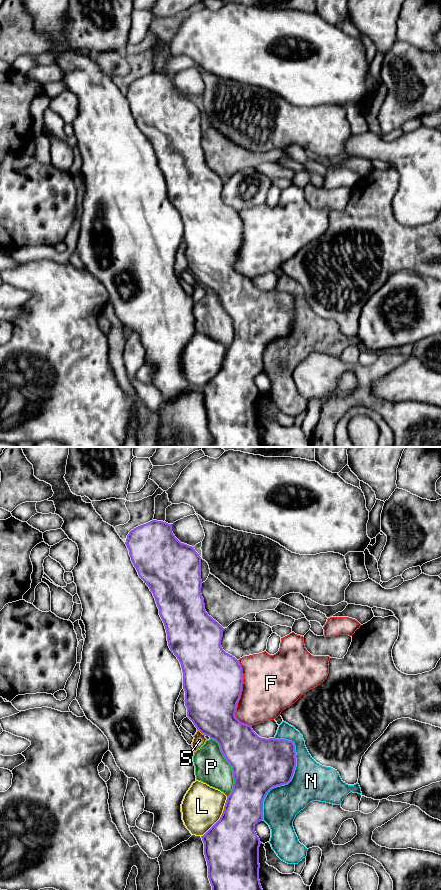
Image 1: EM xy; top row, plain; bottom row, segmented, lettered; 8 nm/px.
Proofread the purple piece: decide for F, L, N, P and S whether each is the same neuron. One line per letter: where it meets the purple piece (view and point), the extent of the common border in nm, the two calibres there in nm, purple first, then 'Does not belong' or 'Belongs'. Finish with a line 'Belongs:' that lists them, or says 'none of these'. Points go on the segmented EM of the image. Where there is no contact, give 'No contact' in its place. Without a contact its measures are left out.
F: Touches purple at xy (239, 696). Shared border 550 nm. Thickness 480 nm (purple) against 420 nm. Does not belong
L: Touches purple at xy (220, 817). Shared border 380 nm. Thickness 440 nm (purple) against 320 nm. Does not belong
N: Touches purple at xy (285, 783). Shared border 700 nm. Thickness 420 nm (purple) against 300 nm. Does not belong
P: Touches purple at xy (231, 766). Shared border 500 nm. Thickness 440 nm (purple) against 260 nm. Does not belong
S: Touches purple at xy (201, 732). Shared border 80 nm. Thickness 400 nm (purple) against 100 nm. Does not belong
Belongs: none of these

